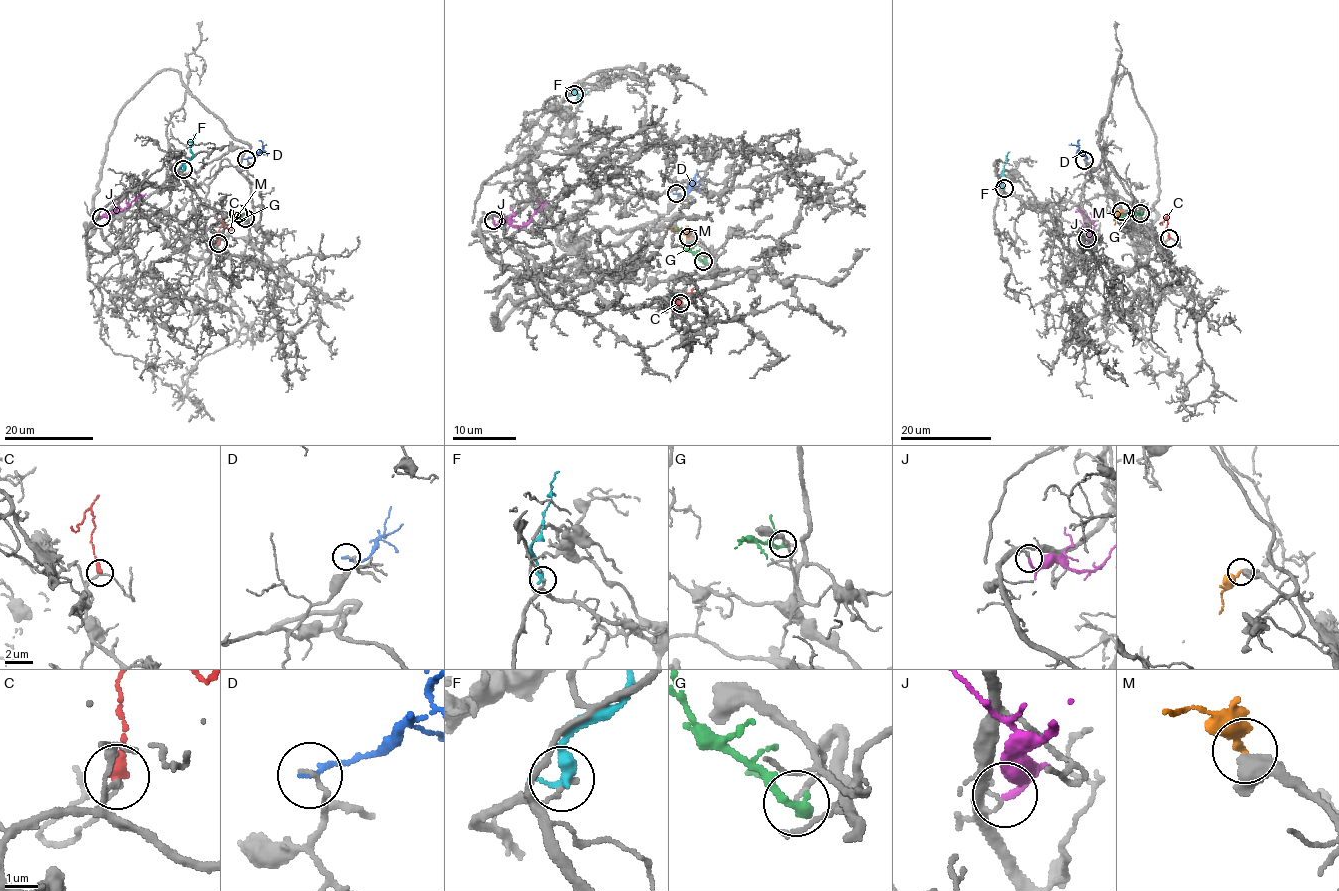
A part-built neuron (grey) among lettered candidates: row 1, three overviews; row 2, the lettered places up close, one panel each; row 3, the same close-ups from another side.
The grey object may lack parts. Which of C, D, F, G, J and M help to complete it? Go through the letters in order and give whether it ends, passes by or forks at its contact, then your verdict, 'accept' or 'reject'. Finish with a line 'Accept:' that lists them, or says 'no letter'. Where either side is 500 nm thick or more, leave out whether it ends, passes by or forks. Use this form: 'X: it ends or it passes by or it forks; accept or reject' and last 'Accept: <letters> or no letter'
C: it ends; reject
D: it ends; reject
F: it ends; reject
G: it ends; reject
J: it ends; reject
M: reject
Accept: no letter

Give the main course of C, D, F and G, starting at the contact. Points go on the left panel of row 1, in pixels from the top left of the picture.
C: (219, 243), (220, 226), (223, 223), (232, 229)
D: (246, 159), (255, 156), (266, 145)
F: (183, 168), (192, 158), (190, 146), (193, 135)
G: (245, 218), (229, 220)

